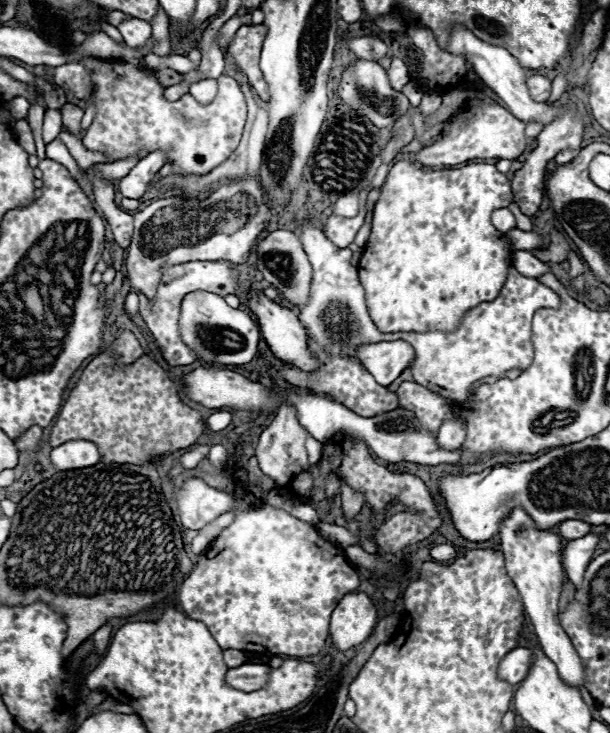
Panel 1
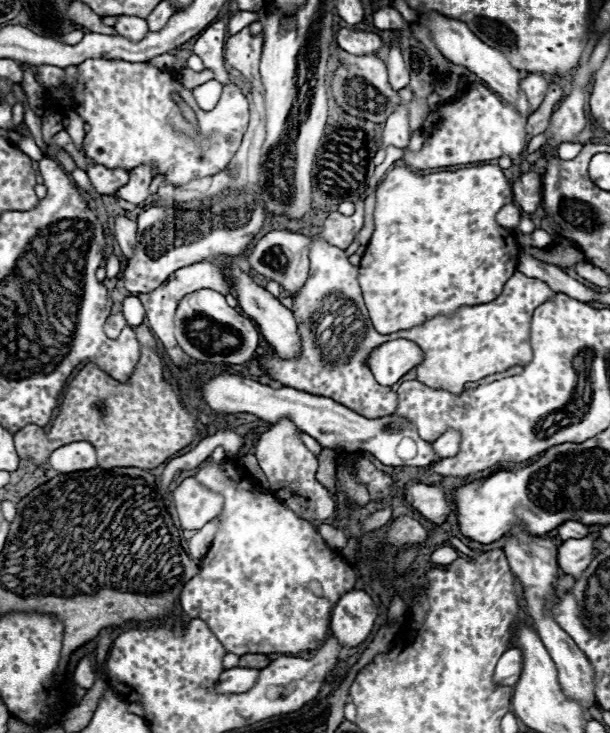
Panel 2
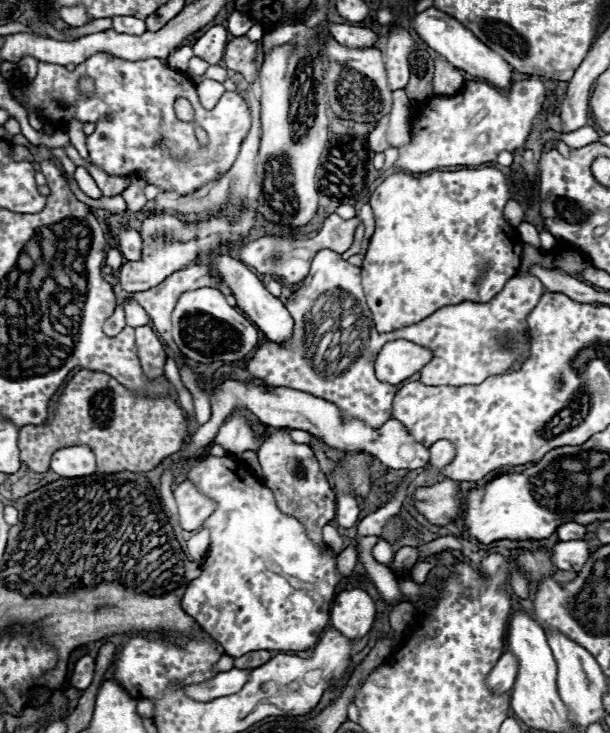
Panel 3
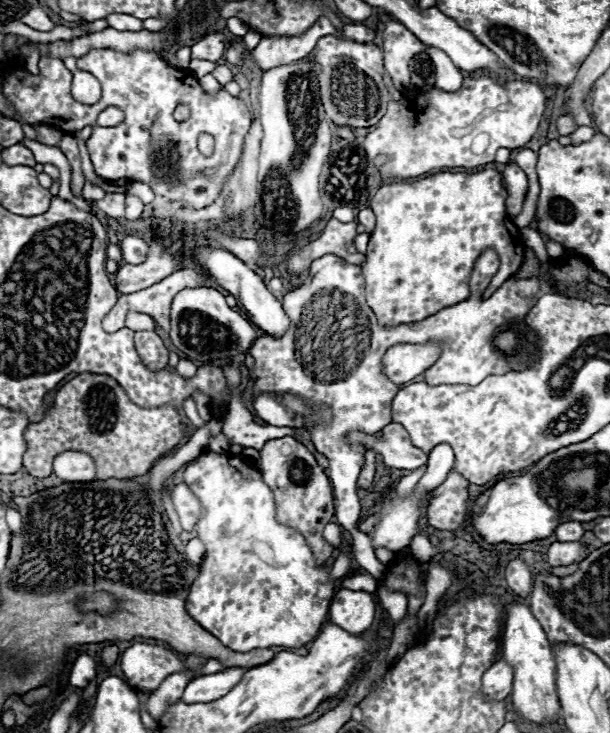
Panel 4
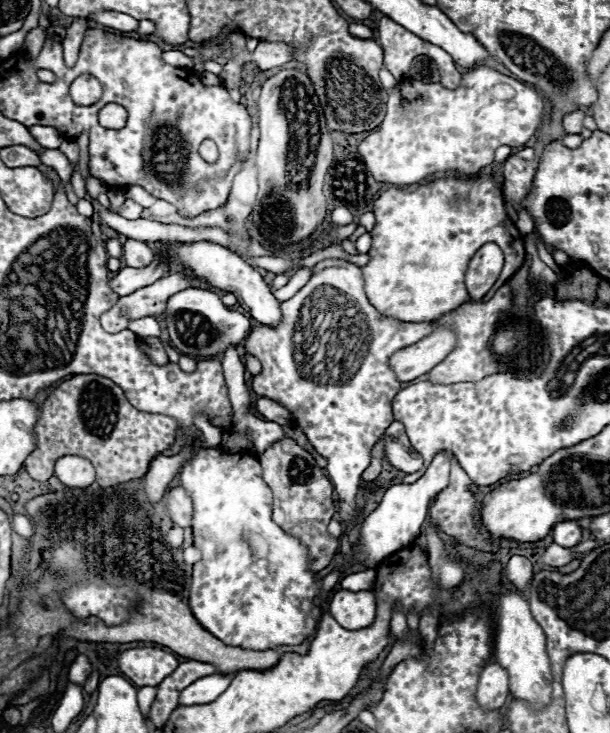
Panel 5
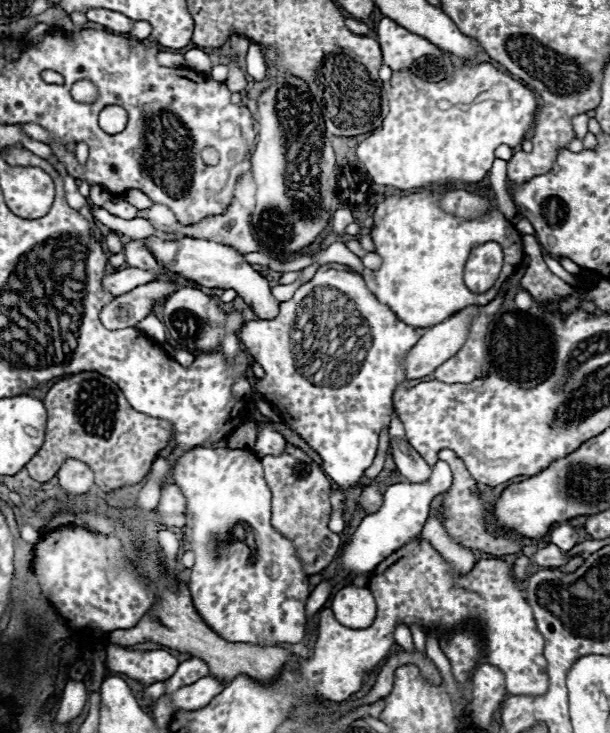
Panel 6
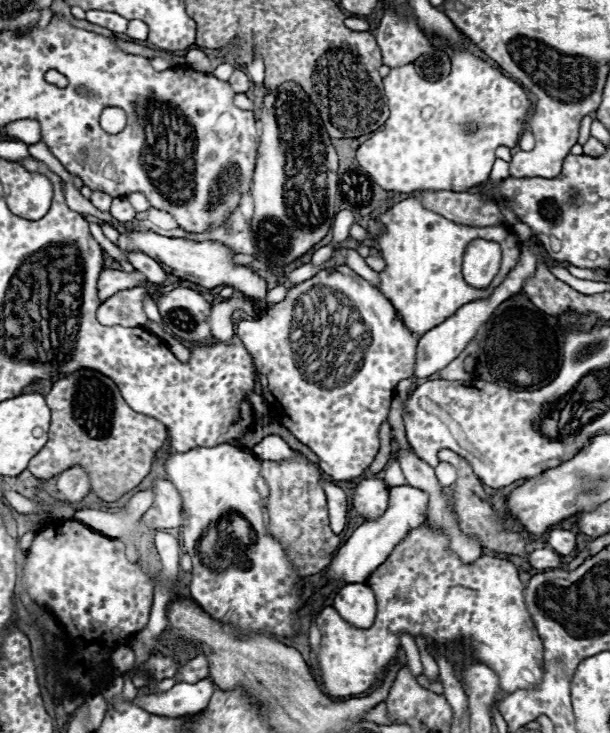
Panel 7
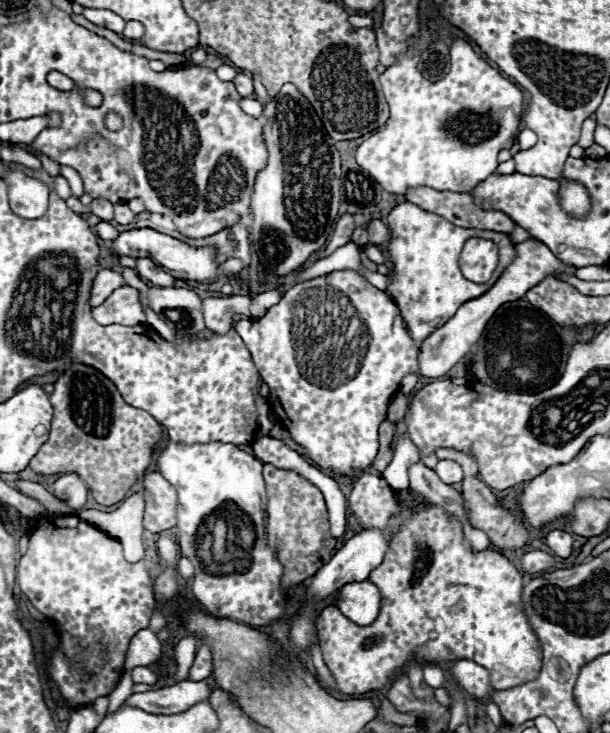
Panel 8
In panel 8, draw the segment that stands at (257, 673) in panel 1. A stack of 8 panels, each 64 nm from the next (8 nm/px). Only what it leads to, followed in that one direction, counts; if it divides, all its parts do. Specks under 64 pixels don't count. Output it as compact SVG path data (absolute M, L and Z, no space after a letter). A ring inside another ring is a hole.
M184 680L174 686L166 686L152 692L136 692L124 700L124 706L144 708L146 712L184 712L192 704L206 700L210 696L208 684Z

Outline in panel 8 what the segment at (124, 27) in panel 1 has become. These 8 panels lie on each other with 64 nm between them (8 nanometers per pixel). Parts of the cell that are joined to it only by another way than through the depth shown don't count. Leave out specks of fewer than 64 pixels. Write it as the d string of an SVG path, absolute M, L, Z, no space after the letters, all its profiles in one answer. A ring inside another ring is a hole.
M84 8L82 12L84 18L88 18L92 24L96 26L102 26L102 28L108 28L116 34L122 34L124 30L124 20L120 16L116 16L114 12L108 12L108 10L100 10L100 8Z

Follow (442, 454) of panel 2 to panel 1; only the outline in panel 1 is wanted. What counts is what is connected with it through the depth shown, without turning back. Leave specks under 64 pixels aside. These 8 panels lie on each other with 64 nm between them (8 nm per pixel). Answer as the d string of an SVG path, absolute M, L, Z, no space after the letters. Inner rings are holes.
M448 420L448 424L444 424L440 428L436 442L438 442L440 450L458 450L464 442L464 436L466 436L464 428L460 428L460 424Z

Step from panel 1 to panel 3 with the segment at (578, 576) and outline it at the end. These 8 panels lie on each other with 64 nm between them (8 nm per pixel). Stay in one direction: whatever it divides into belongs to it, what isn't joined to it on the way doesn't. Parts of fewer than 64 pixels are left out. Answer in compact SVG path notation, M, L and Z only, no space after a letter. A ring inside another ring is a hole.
M568 540L568 542L558 542L552 548L552 562L560 570L580 570L584 562L588 560L588 544L584 540Z

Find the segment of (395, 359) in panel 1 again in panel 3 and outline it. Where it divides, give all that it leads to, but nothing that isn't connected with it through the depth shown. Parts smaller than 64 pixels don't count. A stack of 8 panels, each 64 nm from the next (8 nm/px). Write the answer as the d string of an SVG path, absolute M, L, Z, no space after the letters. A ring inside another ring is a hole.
M408 340L388 342L376 358L376 376L388 384L400 384L420 372L432 356L432 350Z

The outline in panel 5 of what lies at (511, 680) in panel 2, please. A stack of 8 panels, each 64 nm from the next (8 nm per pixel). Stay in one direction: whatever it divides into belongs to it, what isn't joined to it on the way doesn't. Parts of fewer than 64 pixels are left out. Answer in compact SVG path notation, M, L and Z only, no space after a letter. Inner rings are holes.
M488 664L480 672L476 702L482 710L498 710L508 698L508 672L500 664Z

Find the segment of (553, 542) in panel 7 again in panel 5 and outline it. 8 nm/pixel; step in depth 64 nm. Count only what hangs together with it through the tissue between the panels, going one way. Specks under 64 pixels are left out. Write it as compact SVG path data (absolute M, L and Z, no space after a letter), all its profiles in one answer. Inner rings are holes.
M566 520L566 522L560 522L560 524L554 526L552 536L554 536L556 544L560 544L564 548L572 548L572 546L576 546L580 542L582 528L574 520Z

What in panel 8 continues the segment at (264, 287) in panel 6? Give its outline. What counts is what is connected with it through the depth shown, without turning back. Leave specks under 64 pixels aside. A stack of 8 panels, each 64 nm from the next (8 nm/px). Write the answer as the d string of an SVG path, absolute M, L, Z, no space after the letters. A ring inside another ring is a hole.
M136 228L136 230L128 230L122 232L112 246L108 248L110 256L120 258L120 256L132 256L132 258L150 258L156 264L164 266L168 272L174 272L174 278L180 280L196 280L196 282L210 282L216 276L218 270L218 260L216 260L216 248L190 248L188 244L160 234L152 228Z

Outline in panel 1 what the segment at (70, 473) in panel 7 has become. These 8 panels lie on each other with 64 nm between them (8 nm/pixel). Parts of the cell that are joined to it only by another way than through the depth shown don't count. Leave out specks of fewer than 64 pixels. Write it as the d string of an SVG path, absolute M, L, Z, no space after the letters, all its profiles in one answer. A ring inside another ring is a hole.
M70 440L64 442L62 446L54 448L52 454L52 464L64 472L64 470L74 470L74 468L88 468L92 464L98 464L100 452L96 444L90 440Z

